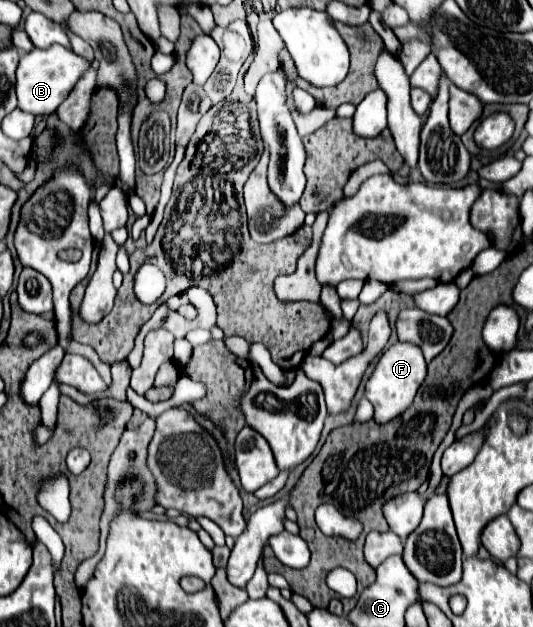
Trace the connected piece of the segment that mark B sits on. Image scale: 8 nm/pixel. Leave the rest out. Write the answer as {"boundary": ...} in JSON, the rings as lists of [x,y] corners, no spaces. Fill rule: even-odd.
{"boundary":[[[59,44],[47,48],[47,50],[31,50],[21,56],[17,66],[17,108],[23,112],[31,112],[35,116],[49,116],[57,110],[57,106],[69,96],[75,82],[81,78],[81,74],[89,68],[89,62],[77,56],[73,50],[67,50]]]}

